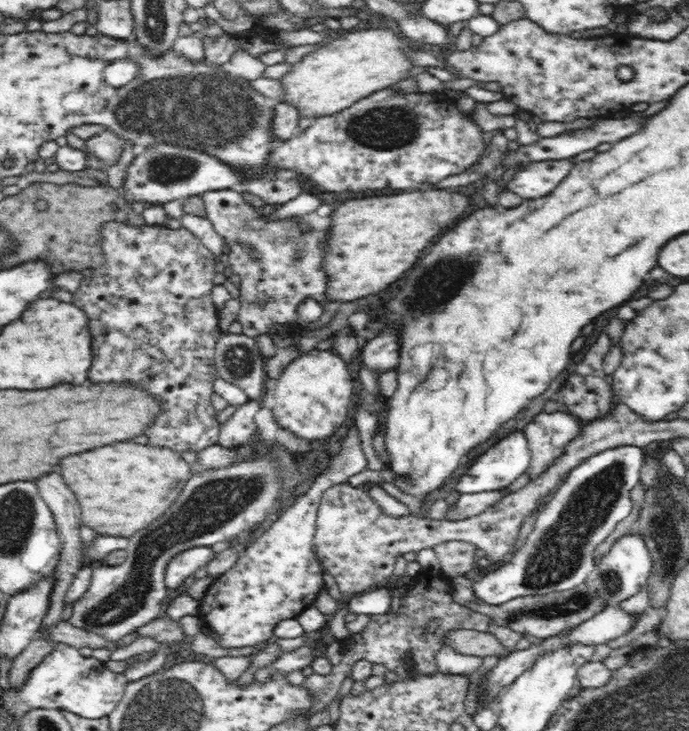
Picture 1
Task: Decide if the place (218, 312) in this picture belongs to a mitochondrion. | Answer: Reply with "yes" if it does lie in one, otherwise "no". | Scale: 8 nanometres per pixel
no

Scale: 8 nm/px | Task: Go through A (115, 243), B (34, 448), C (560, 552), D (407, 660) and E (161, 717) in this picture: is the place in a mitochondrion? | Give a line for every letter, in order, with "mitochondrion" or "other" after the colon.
A: other
B: other
C: mitochondrion
D: mitochondrion
E: mitochondrion

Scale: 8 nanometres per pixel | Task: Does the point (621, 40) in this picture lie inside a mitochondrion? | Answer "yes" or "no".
no

